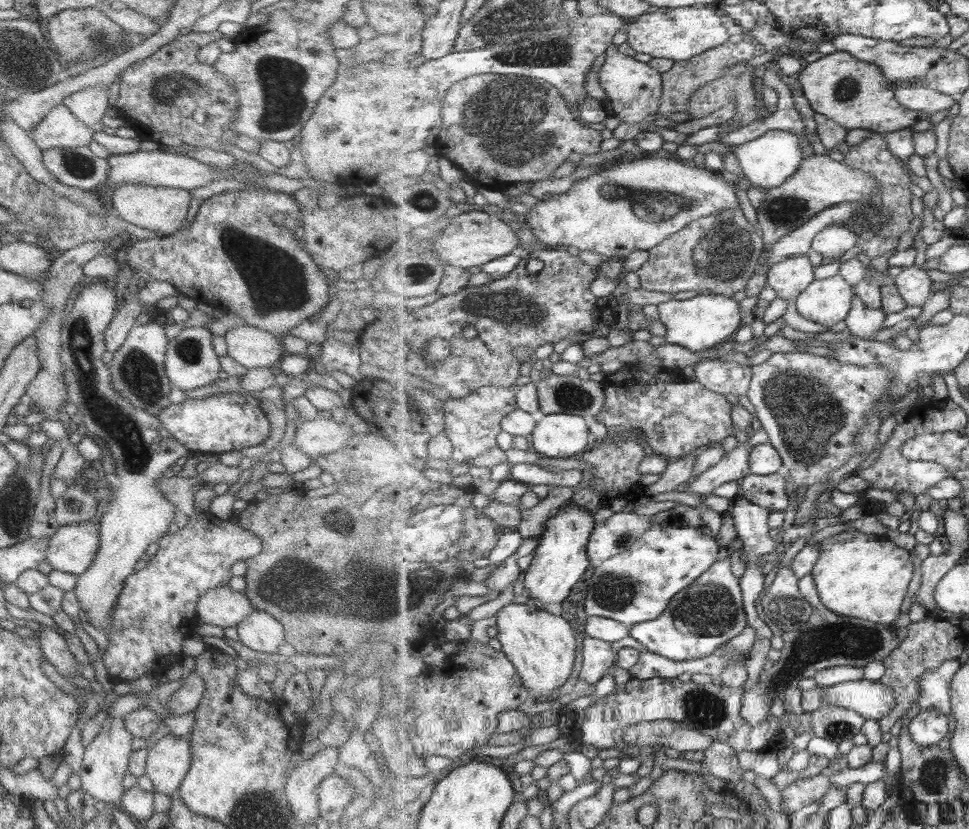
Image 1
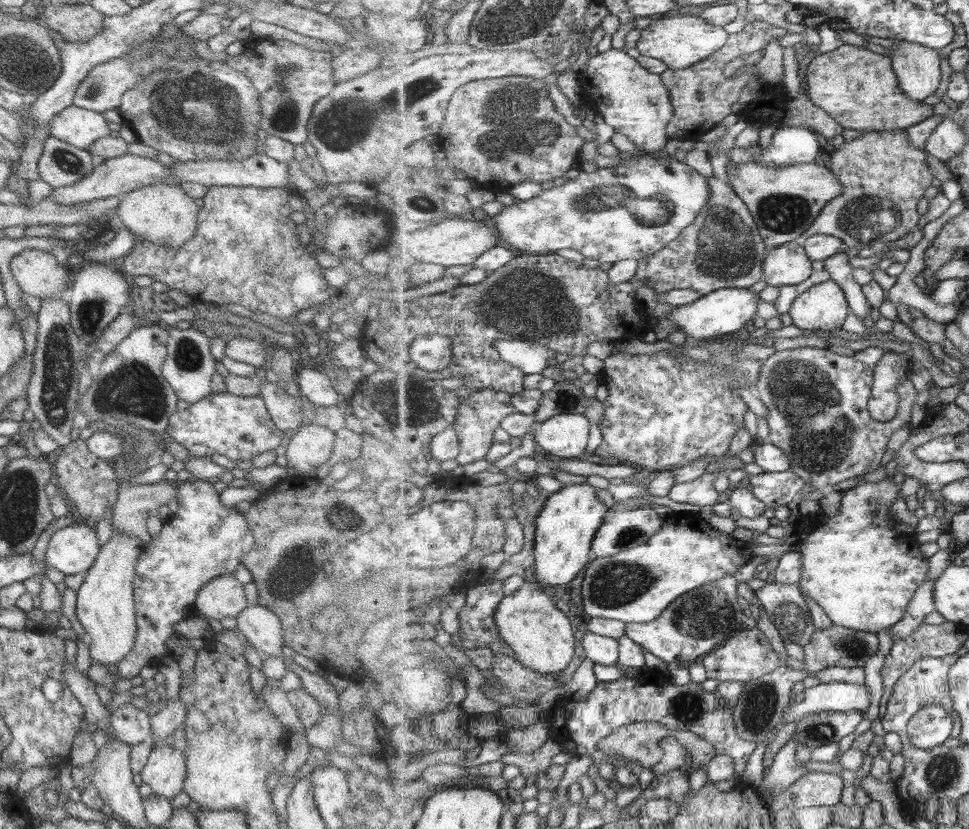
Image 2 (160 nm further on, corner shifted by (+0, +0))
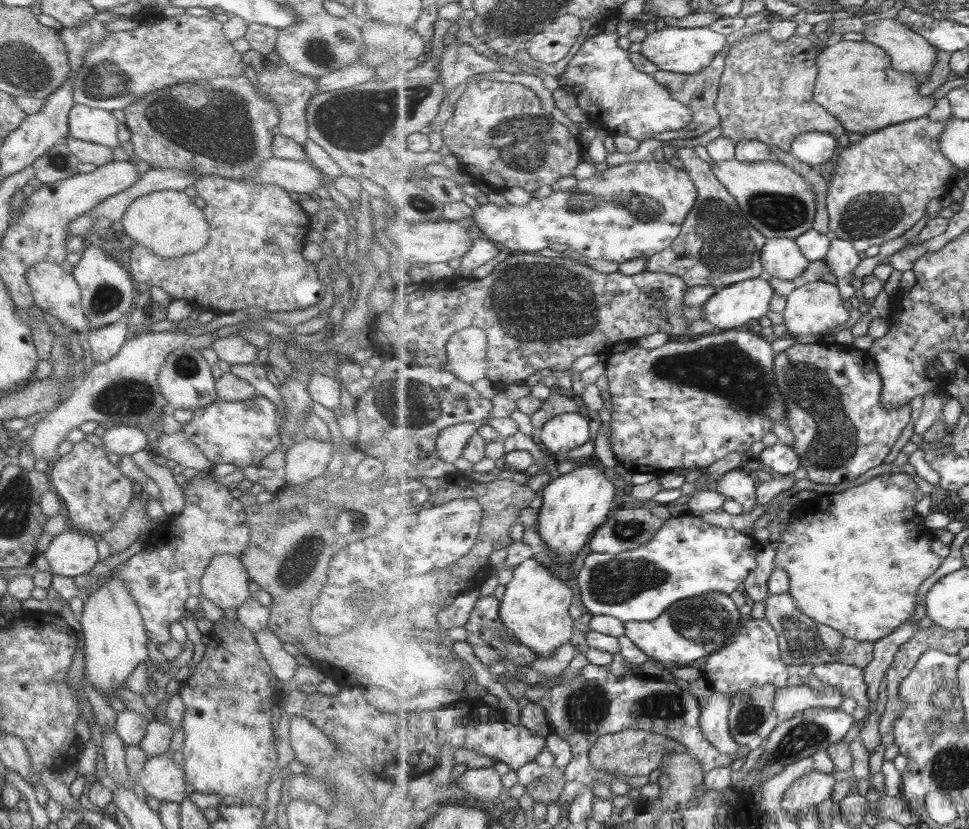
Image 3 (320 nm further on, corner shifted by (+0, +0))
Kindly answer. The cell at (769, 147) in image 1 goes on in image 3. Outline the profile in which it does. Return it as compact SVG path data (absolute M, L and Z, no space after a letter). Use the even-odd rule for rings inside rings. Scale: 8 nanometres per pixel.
M805 132L791 145L790 154L813 168L835 159L840 150L837 137L824 132Z

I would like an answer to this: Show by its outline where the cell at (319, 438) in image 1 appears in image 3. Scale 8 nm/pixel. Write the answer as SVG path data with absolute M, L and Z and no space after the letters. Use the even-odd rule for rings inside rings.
M304 437L284 452L284 464L280 472L291 488L305 484L308 480L324 475L327 462L332 455L329 441L319 442Z

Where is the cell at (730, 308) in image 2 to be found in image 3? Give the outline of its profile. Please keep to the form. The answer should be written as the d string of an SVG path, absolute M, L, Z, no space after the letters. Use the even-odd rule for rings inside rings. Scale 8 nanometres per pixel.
M761 278L743 280L737 285L719 289L717 295L711 297L705 304L703 319L713 324L717 331L746 328L748 323L753 323L754 320L767 316L773 297L775 297L775 290L769 280Z

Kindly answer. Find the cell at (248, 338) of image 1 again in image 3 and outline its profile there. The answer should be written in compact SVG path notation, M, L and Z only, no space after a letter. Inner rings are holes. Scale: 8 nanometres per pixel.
M237 333L215 339L209 346L217 358L225 364L242 365L257 363L255 345L249 343Z

